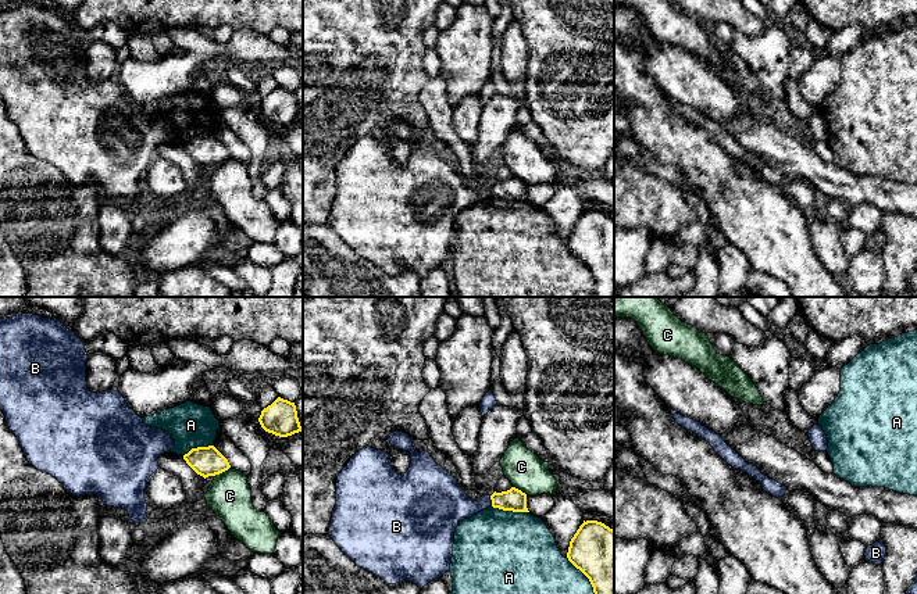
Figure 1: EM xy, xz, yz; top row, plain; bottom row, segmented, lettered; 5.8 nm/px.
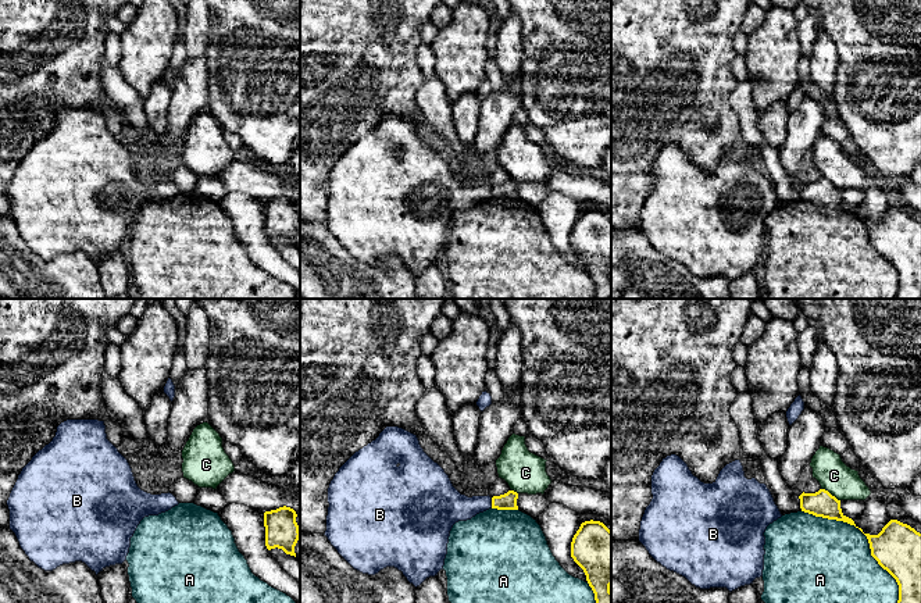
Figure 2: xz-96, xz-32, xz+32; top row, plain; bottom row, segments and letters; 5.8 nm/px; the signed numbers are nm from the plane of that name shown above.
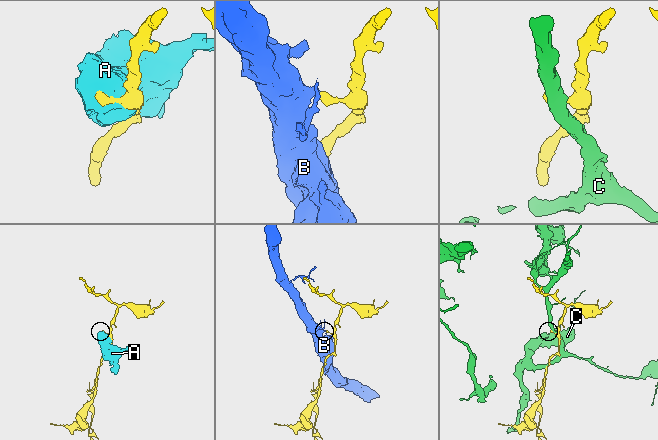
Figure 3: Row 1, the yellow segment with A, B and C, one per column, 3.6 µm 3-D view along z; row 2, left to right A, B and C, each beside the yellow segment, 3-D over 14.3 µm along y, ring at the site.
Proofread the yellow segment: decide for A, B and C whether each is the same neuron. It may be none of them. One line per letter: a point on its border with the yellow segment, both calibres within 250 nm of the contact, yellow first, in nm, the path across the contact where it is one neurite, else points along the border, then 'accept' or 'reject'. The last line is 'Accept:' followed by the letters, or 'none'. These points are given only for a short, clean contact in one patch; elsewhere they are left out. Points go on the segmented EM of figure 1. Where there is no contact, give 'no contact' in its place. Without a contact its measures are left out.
A: contact xz (584, 573); calibres 360 and 280 nm; reject
B: contact xz (492, 501); calibres 130 and 240 nm; border xz (489, 496), (492, 505); reject
C: contact xy (221, 472); calibres 180 and 260 nm; border xy (229, 467), (214, 475); reject
Accept: none

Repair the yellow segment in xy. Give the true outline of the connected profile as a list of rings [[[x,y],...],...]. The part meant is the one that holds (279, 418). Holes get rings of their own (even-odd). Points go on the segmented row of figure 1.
[[[281,397],[261,411],[258,422],[265,432],[279,437],[301,432],[295,402]]]

